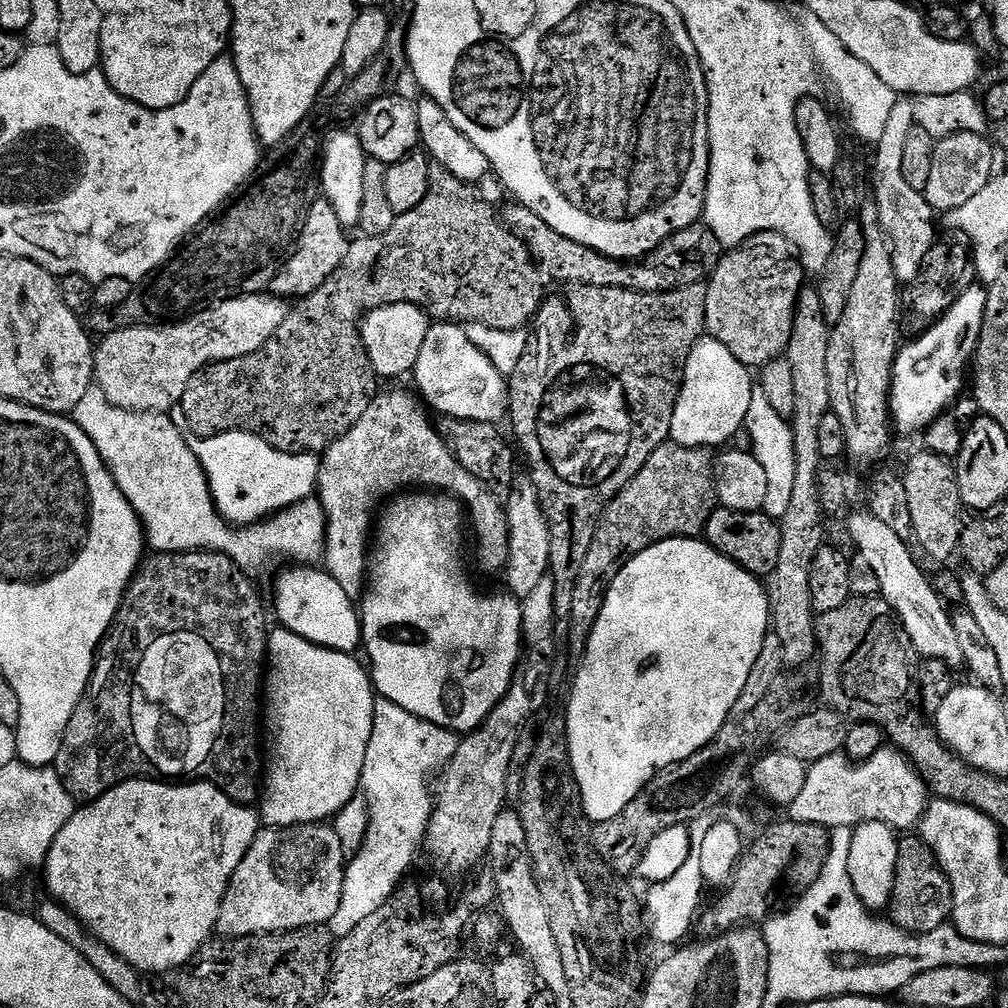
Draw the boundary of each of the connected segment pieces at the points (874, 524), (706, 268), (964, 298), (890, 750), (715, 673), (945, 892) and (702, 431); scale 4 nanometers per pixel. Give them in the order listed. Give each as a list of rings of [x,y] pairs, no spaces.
[[[867,510],[856,512],[852,517],[848,516],[846,521],[858,555],[866,558],[868,565],[874,569],[874,574],[878,574],[880,596],[896,613],[896,618],[906,634],[910,634],[913,649],[919,655],[921,652],[924,660],[940,660],[953,670],[959,669],[964,659],[958,646],[958,638],[954,635],[949,609],[942,597],[936,593],[935,583],[912,557],[912,552],[908,549],[909,541],[890,530],[890,526],[878,522],[875,514]]]
[[[512,202],[502,212],[502,219],[505,228],[528,248],[528,253],[542,269],[543,275],[561,280],[564,286],[585,284],[599,288],[629,288],[631,292],[669,292],[682,286],[705,283],[718,266],[722,255],[718,238],[714,238],[712,231],[703,222],[691,224],[686,230],[666,238],[643,260],[629,262],[603,256],[590,246],[582,246],[582,242],[562,238],[558,230],[550,230],[550,226],[546,226],[546,222],[542,222],[542,218],[538,218],[538,214],[534,214],[534,210],[525,204]]]
[[[965,287],[948,312],[923,329],[917,340],[897,351],[896,361],[892,363],[892,392],[888,395],[888,407],[897,433],[923,433],[965,391],[964,371],[967,368],[969,371],[976,354],[988,297],[983,287],[975,287]]]
[[[885,746],[878,750],[878,754],[874,754],[868,760],[861,760],[853,763],[849,760],[847,755],[837,754],[835,756],[827,756],[821,760],[817,760],[815,764],[808,769],[808,777],[806,778],[806,786],[802,786],[802,794],[798,794],[798,798],[794,798],[794,802],[790,805],[791,819],[802,822],[803,824],[823,824],[825,828],[831,830],[834,828],[852,828],[857,824],[862,824],[866,820],[873,820],[874,822],[882,822],[887,824],[893,830],[901,830],[900,828],[908,828],[904,830],[912,830],[919,825],[925,810],[927,810],[930,803],[930,789],[925,784],[923,778],[920,776],[920,771],[916,769],[916,765],[895,746]]]
[[[700,538],[663,540],[638,554],[619,572],[609,584],[600,606],[600,616],[584,651],[584,661],[575,669],[576,681],[572,684],[572,697],[568,700],[568,745],[572,769],[580,787],[580,797],[584,803],[584,813],[597,825],[610,818],[618,818],[634,798],[655,778],[656,773],[673,768],[678,762],[690,758],[698,750],[716,738],[718,730],[737,711],[742,690],[754,670],[758,654],[762,654],[764,639],[770,634],[770,605],[765,585],[746,569],[738,567],[733,560],[718,554],[707,542]]]
[[[919,835],[905,836],[908,837],[899,841],[900,857],[896,863],[896,885],[892,891],[890,919],[908,932],[938,930],[938,926],[949,923],[952,915],[952,887],[930,845]]]
[[[701,338],[684,367],[684,382],[680,385],[680,397],[674,406],[671,443],[705,450],[715,449],[715,444],[726,443],[736,431],[744,428],[753,387],[753,373],[738,362],[722,342]]]

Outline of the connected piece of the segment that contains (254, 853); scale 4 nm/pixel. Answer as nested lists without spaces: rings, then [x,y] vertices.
[[[331,823],[299,824],[293,828],[261,827],[260,831],[256,833],[256,837],[246,854],[246,858],[242,858],[242,862],[238,862],[238,870],[234,870],[234,874],[228,883],[226,894],[222,898],[220,922],[218,925],[219,935],[224,938],[233,938],[237,933],[259,931],[260,929],[289,927],[293,931],[297,931],[301,928],[315,928],[317,926],[327,925],[334,912],[338,910],[338,904],[342,902],[345,867],[346,859],[344,857],[342,842],[339,841],[338,834],[335,833]]]

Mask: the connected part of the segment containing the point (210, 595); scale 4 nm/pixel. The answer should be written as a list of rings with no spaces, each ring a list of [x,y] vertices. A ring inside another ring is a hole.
[[[161,552],[152,554],[143,561],[142,567],[132,577],[131,584],[124,592],[124,597],[120,603],[120,609],[116,612],[116,617],[112,623],[112,627],[108,630],[103,644],[98,649],[96,658],[96,667],[92,669],[92,678],[88,682],[88,689],[84,691],[84,696],[78,702],[78,706],[74,710],[74,714],[70,718],[70,726],[66,726],[64,737],[62,738],[62,746],[58,750],[58,758],[54,765],[56,773],[60,776],[62,786],[66,786],[66,790],[77,802],[91,802],[100,796],[105,796],[112,788],[117,788],[119,784],[124,784],[128,780],[137,778],[187,778],[192,782],[207,782],[217,786],[222,786],[224,793],[239,804],[249,806],[255,805],[262,796],[262,677],[266,672],[266,657],[268,655],[268,633],[269,629],[264,628],[264,604],[260,601],[260,596],[256,593],[257,586],[248,576],[242,572],[230,557],[224,556],[222,553],[216,552]]]

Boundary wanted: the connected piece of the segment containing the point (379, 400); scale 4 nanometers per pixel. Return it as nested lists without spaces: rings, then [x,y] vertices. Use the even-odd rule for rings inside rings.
[[[381,391],[366,410],[366,414],[358,418],[358,422],[347,434],[339,436],[326,449],[321,459],[316,492],[325,512],[322,564],[328,575],[334,578],[334,582],[338,582],[338,586],[342,586],[342,590],[346,590],[353,602],[359,601],[365,595],[366,581],[370,576],[370,541],[374,536],[374,521],[378,516],[376,507],[405,490],[435,490],[455,496],[466,509],[467,515],[468,512],[472,515],[472,528],[476,531],[476,544],[480,547],[481,566],[488,572],[496,572],[499,568],[501,571],[508,563],[508,517],[501,497],[499,500],[485,481],[474,478],[474,474],[470,474],[470,470],[466,470],[462,462],[458,462],[458,458],[441,436],[439,427],[435,423],[432,425],[427,414],[429,415],[419,395]]]

